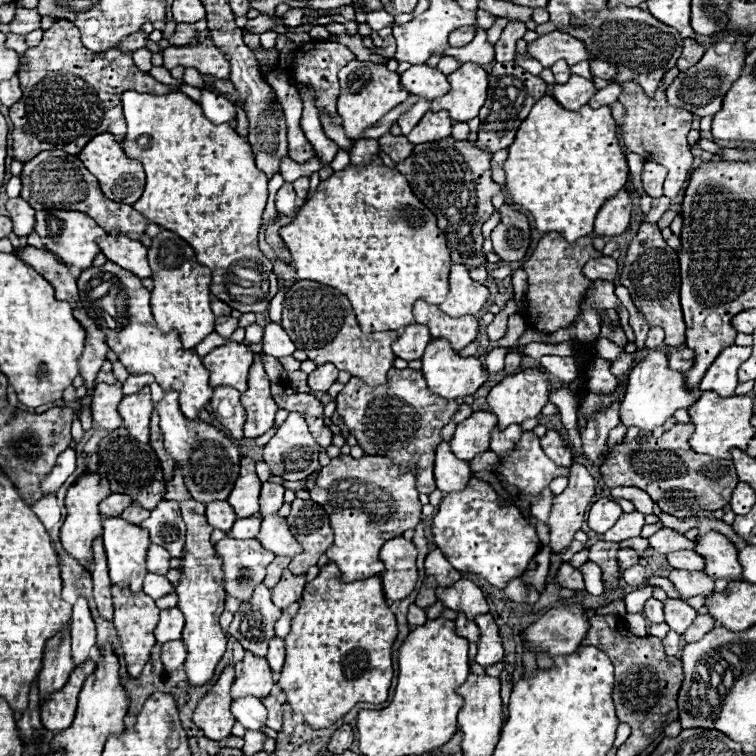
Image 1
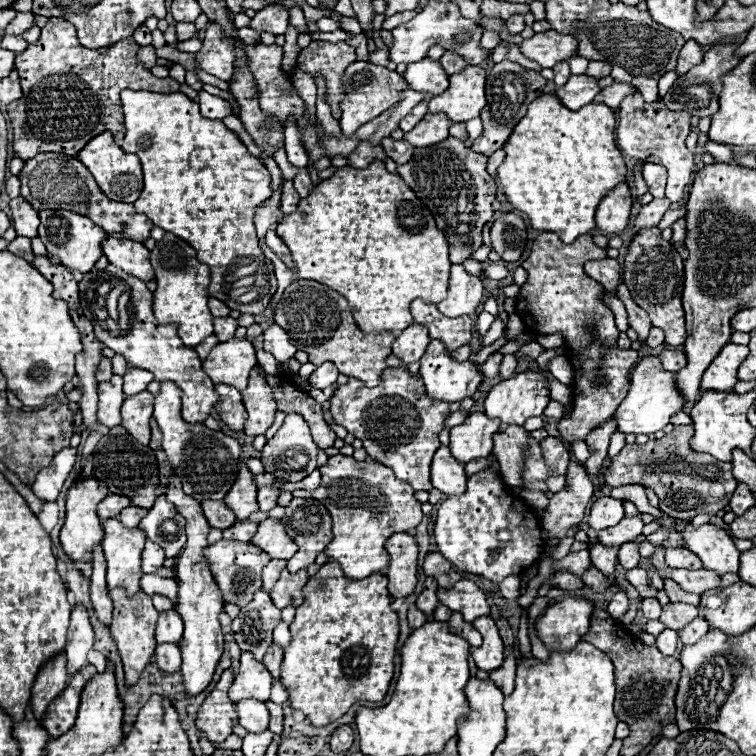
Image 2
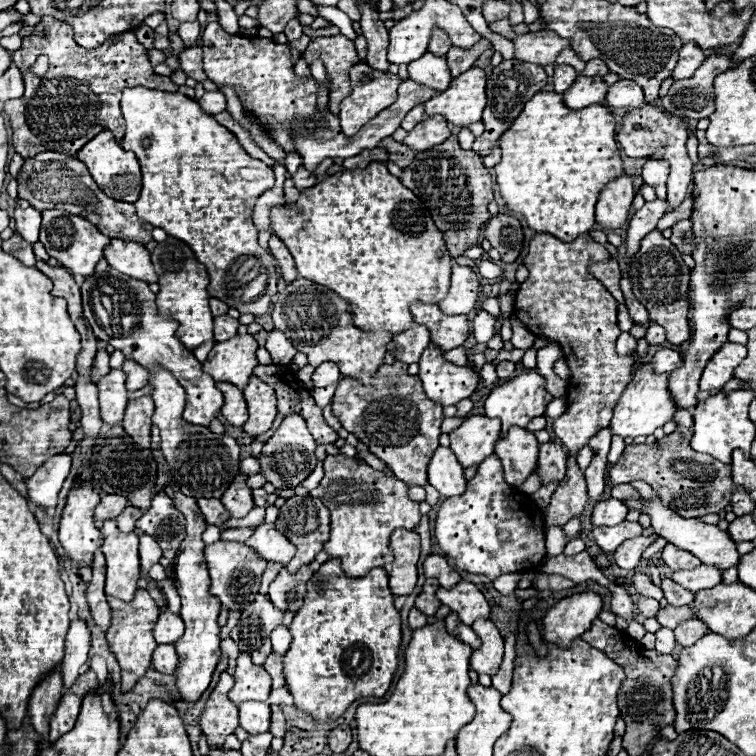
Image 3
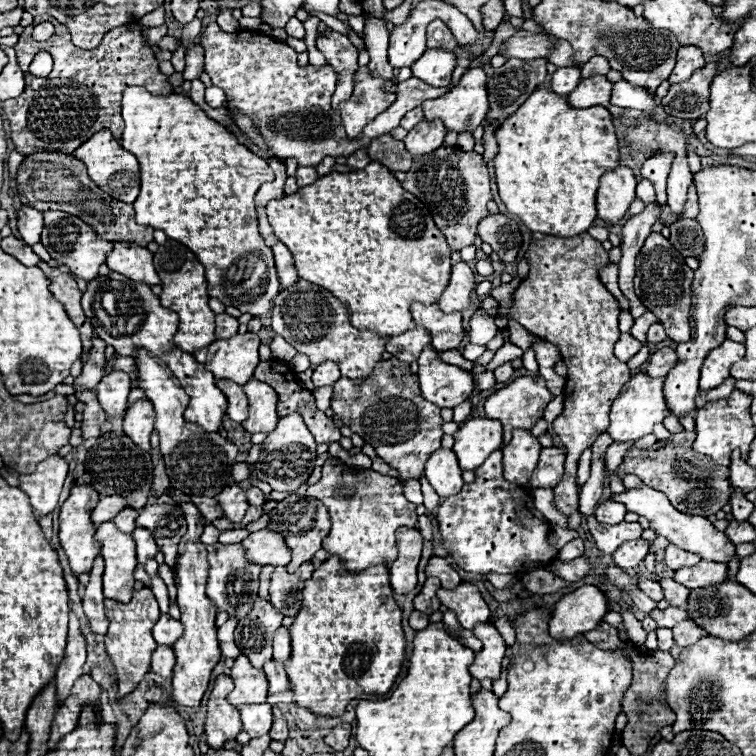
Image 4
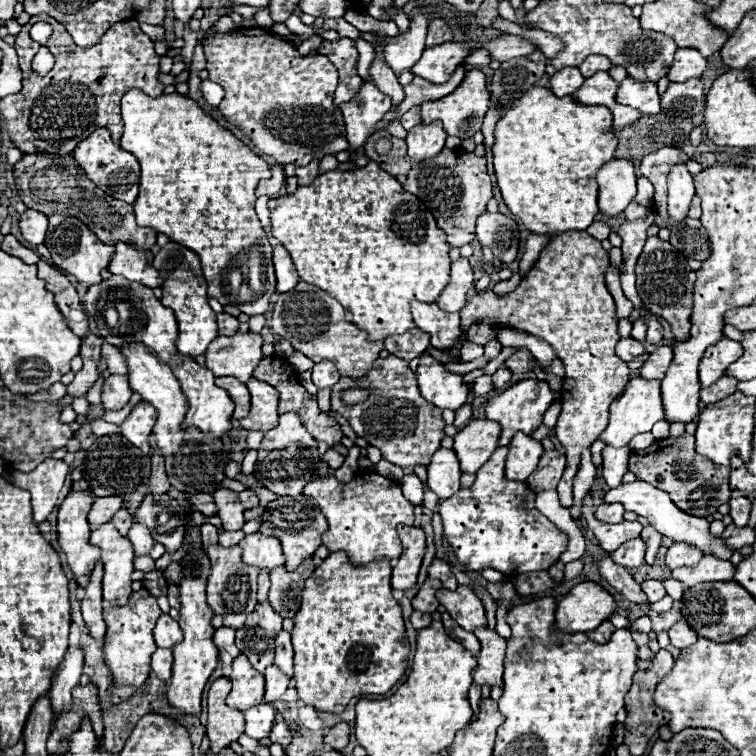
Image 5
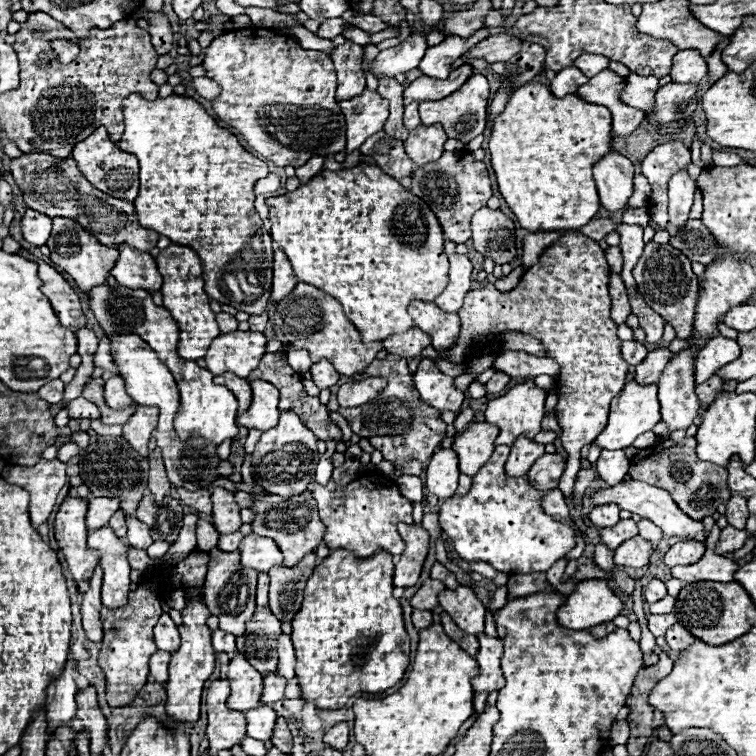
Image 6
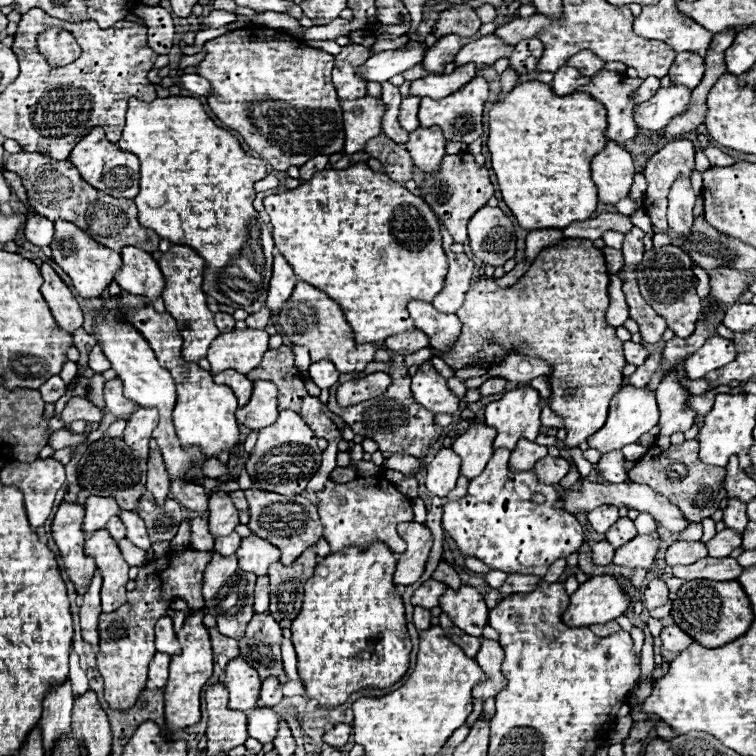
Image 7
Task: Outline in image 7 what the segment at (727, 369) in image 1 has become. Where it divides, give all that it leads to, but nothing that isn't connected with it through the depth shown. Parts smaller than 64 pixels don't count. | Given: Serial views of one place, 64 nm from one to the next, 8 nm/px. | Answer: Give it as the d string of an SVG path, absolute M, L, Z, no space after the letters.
M718 334L710 336L704 346L686 360L686 372L690 380L700 380L708 372L730 364L736 358L736 346L732 340L726 340Z

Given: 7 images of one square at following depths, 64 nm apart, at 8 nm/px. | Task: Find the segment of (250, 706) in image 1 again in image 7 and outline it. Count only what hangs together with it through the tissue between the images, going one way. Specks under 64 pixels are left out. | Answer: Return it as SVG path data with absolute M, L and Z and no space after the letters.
M272 708L248 712L248 736L256 738L262 744L272 742L278 732L278 720L280 716Z

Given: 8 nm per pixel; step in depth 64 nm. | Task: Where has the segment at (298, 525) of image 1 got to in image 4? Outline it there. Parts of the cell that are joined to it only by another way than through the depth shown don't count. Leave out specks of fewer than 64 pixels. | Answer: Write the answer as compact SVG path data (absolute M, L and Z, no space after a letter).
M292 494L290 498L278 502L278 506L270 512L270 516L272 516L272 522L268 524L268 528L274 532L280 530L288 548L292 550L292 562L286 566L290 574L296 572L300 568L300 564L314 558L314 554L322 548L322 540L330 532L330 514L326 510L326 506L322 506L322 502L318 502L318 498Z

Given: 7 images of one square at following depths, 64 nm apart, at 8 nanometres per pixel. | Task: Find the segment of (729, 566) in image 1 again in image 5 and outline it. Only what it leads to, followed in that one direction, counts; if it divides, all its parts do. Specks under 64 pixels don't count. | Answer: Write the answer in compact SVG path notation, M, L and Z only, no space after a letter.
M632 482L632 484L622 484L614 490L608 490L606 496L604 496L604 502L622 502L624 508L628 512L636 512L638 516L644 516L650 520L650 524L666 538L672 538L674 542L686 542L688 546L694 546L698 550L702 550L704 556L716 556L716 558L722 558L722 560L730 560L732 552L730 548L722 546L722 538L716 538L710 534L710 522L706 518L694 518L682 510L678 510L670 496L664 492L664 490L658 490L646 482Z

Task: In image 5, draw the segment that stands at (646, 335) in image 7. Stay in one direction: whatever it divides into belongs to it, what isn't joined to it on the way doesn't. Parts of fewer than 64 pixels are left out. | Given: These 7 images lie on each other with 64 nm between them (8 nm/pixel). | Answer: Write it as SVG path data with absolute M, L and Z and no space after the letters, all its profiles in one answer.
M652 316L652 318L648 320L648 338L646 338L646 342L658 344L662 338L664 338L664 328L662 328L660 322L656 320L656 316Z

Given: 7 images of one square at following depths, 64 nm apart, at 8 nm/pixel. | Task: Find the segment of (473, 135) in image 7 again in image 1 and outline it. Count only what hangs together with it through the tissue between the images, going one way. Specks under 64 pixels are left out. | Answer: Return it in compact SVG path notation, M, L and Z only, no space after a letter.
M466 62L456 72L448 74L448 82L448 94L432 100L432 112L448 110L450 118L456 122L468 122L470 118L476 118L478 110L486 102L486 70L482 66L474 66L474 62Z

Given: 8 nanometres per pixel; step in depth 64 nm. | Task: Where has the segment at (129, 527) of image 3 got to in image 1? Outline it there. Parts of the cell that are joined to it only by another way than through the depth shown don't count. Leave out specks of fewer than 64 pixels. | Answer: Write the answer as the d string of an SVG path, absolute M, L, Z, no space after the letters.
M134 504L134 506L130 506L130 508L126 508L126 510L122 512L122 518L124 518L126 522L130 522L130 524L140 524L140 522L144 522L148 516L150 516L150 510L144 510L144 508L138 506L138 504Z

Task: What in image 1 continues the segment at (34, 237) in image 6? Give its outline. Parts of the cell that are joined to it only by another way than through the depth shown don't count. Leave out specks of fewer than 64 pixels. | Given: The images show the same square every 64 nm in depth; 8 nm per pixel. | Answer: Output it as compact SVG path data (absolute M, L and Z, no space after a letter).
M10 198L6 202L6 210L14 222L14 232L18 236L28 236L34 232L34 208L30 208L26 200Z

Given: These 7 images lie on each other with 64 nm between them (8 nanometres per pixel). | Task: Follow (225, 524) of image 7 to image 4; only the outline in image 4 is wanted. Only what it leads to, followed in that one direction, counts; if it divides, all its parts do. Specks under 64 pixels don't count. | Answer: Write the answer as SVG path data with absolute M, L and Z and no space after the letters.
M232 484L228 488L222 490L222 494L218 494L218 502L226 514L228 520L232 522L240 522L244 518L244 512L248 510L248 502L246 502L246 490L242 490L240 486Z

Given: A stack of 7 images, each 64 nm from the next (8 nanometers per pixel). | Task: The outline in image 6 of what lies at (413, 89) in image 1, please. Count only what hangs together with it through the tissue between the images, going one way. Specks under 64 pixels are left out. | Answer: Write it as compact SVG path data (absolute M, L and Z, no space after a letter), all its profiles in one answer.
M488 28L478 30L474 36L470 38L458 38L458 36L448 36L444 42L436 44L436 46L428 46L422 62L420 62L420 72L424 76L442 80L450 74L452 64L462 58L466 54L466 50L474 48L480 40L484 40L488 36Z

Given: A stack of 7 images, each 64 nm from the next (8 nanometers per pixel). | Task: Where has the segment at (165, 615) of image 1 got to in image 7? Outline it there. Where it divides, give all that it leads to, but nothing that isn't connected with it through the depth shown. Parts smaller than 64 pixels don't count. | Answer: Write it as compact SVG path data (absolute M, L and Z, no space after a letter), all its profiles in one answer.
M162 616L156 622L156 650L164 652L164 654L178 654L180 652L180 642L176 638L176 632L172 628L172 618L170 616Z

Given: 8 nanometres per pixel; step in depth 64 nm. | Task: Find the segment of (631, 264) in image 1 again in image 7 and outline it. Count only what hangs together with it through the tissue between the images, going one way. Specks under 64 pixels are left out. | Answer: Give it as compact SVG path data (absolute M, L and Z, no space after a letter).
M672 244L662 248L652 248L644 252L644 258L634 272L646 302L654 306L656 314L666 318L668 328L674 330L678 338L688 338L696 328L698 314L702 312L702 300L696 294L696 276L692 272L692 260L688 258L688 254Z

